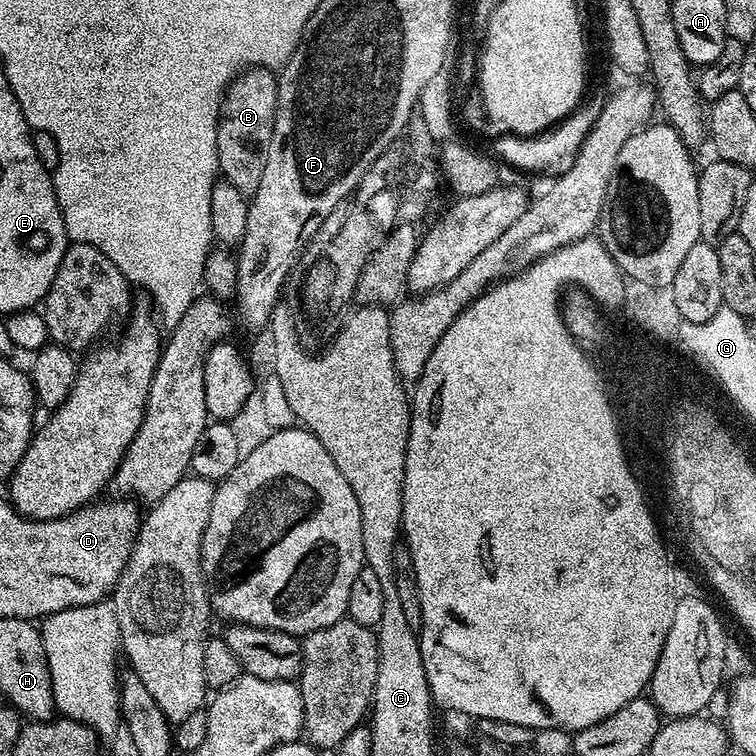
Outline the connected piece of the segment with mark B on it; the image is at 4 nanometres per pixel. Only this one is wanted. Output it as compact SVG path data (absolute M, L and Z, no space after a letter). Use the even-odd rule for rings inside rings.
M245 70L228 85L220 109L220 125L216 128L218 138L218 158L220 159L220 172L223 179L233 184L239 192L251 194L255 192L258 182L262 178L263 155L252 149L252 144L267 145L272 139L274 118L276 117L276 86L278 80L268 70Z

